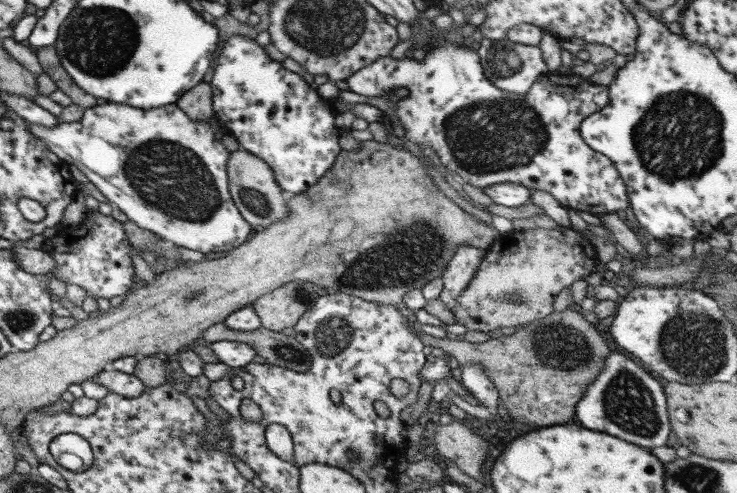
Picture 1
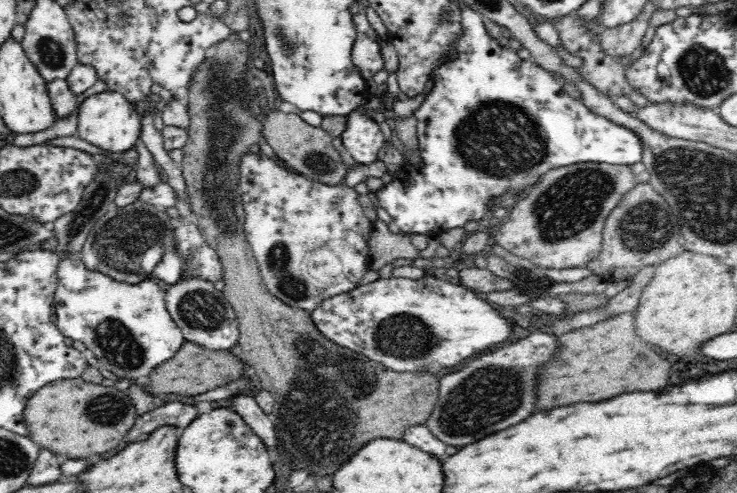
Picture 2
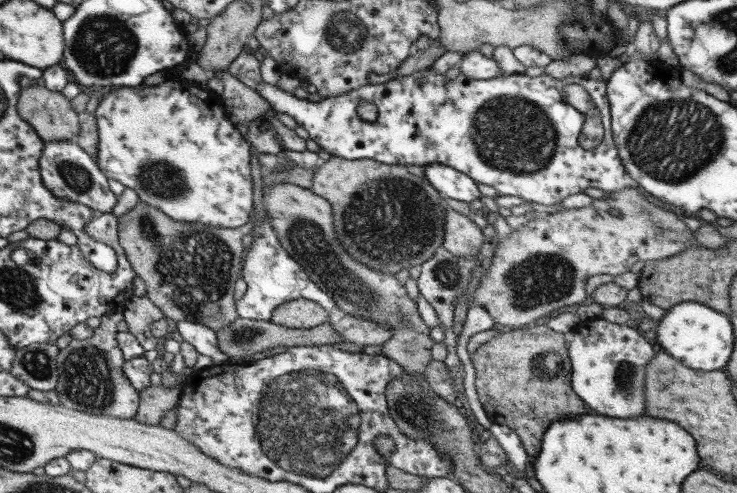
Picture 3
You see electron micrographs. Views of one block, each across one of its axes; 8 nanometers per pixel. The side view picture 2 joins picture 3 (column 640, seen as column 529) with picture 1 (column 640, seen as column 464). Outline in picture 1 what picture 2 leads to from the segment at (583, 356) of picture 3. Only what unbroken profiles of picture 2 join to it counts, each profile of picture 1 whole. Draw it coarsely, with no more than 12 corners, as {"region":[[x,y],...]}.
{"region":[[612,349],[578,402],[590,430],[654,448],[665,389]]}

